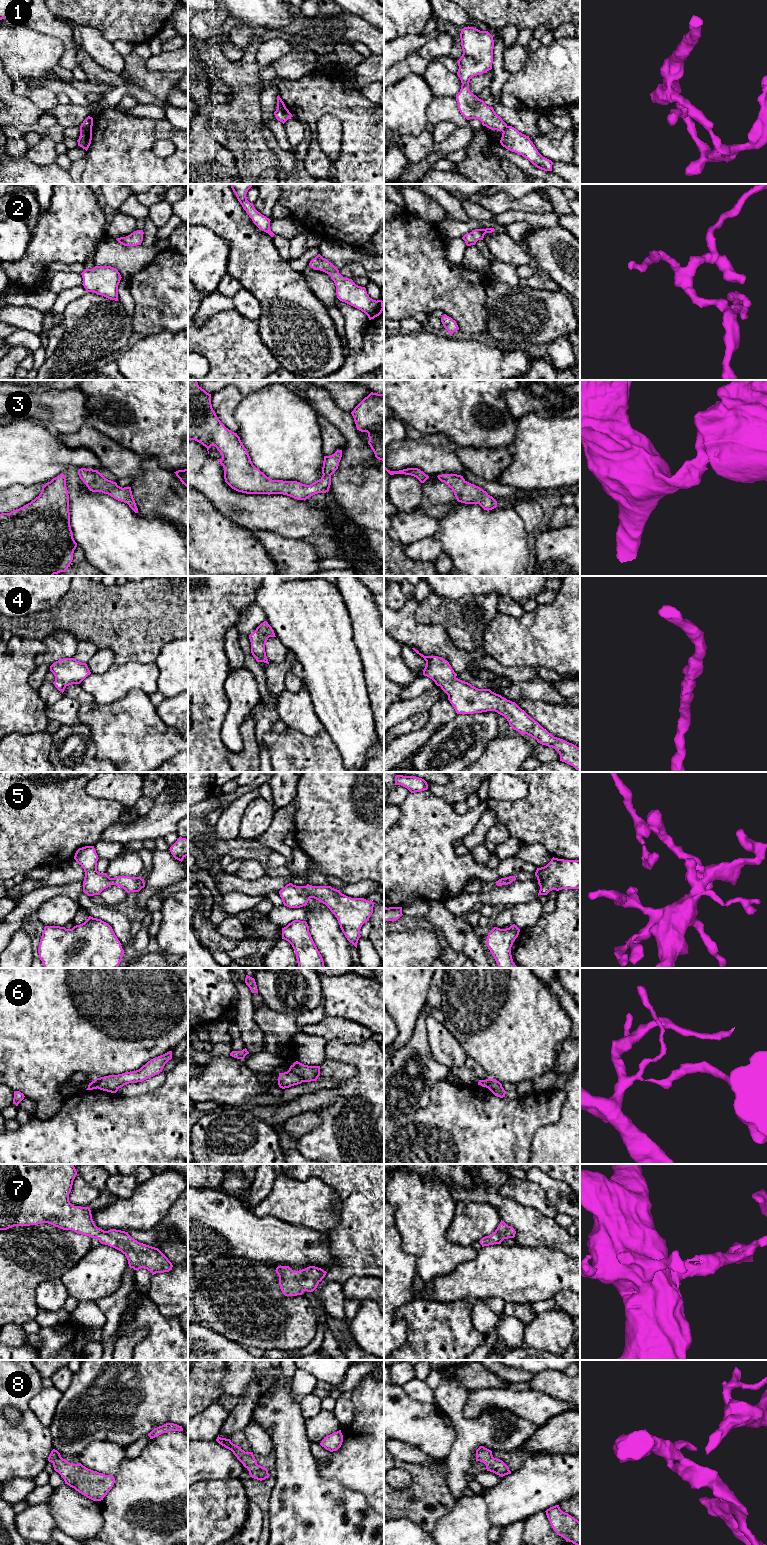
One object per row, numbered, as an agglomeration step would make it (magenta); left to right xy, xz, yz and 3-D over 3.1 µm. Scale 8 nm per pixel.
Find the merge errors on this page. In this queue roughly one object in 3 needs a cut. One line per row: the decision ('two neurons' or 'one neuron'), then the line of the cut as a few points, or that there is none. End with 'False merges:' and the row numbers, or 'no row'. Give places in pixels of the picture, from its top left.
1: two neurons; cut xy (80, 127), (91, 129)
2: one neuron; cut none
3: one neuron; cut none
4: one neuron; cut none
5: one neuron; cut none
6: two neurons; cut xz (289, 1069), (304, 1081)
7: one neuron; cut none
8: one neuron; cut none
False merges: 1, 6

